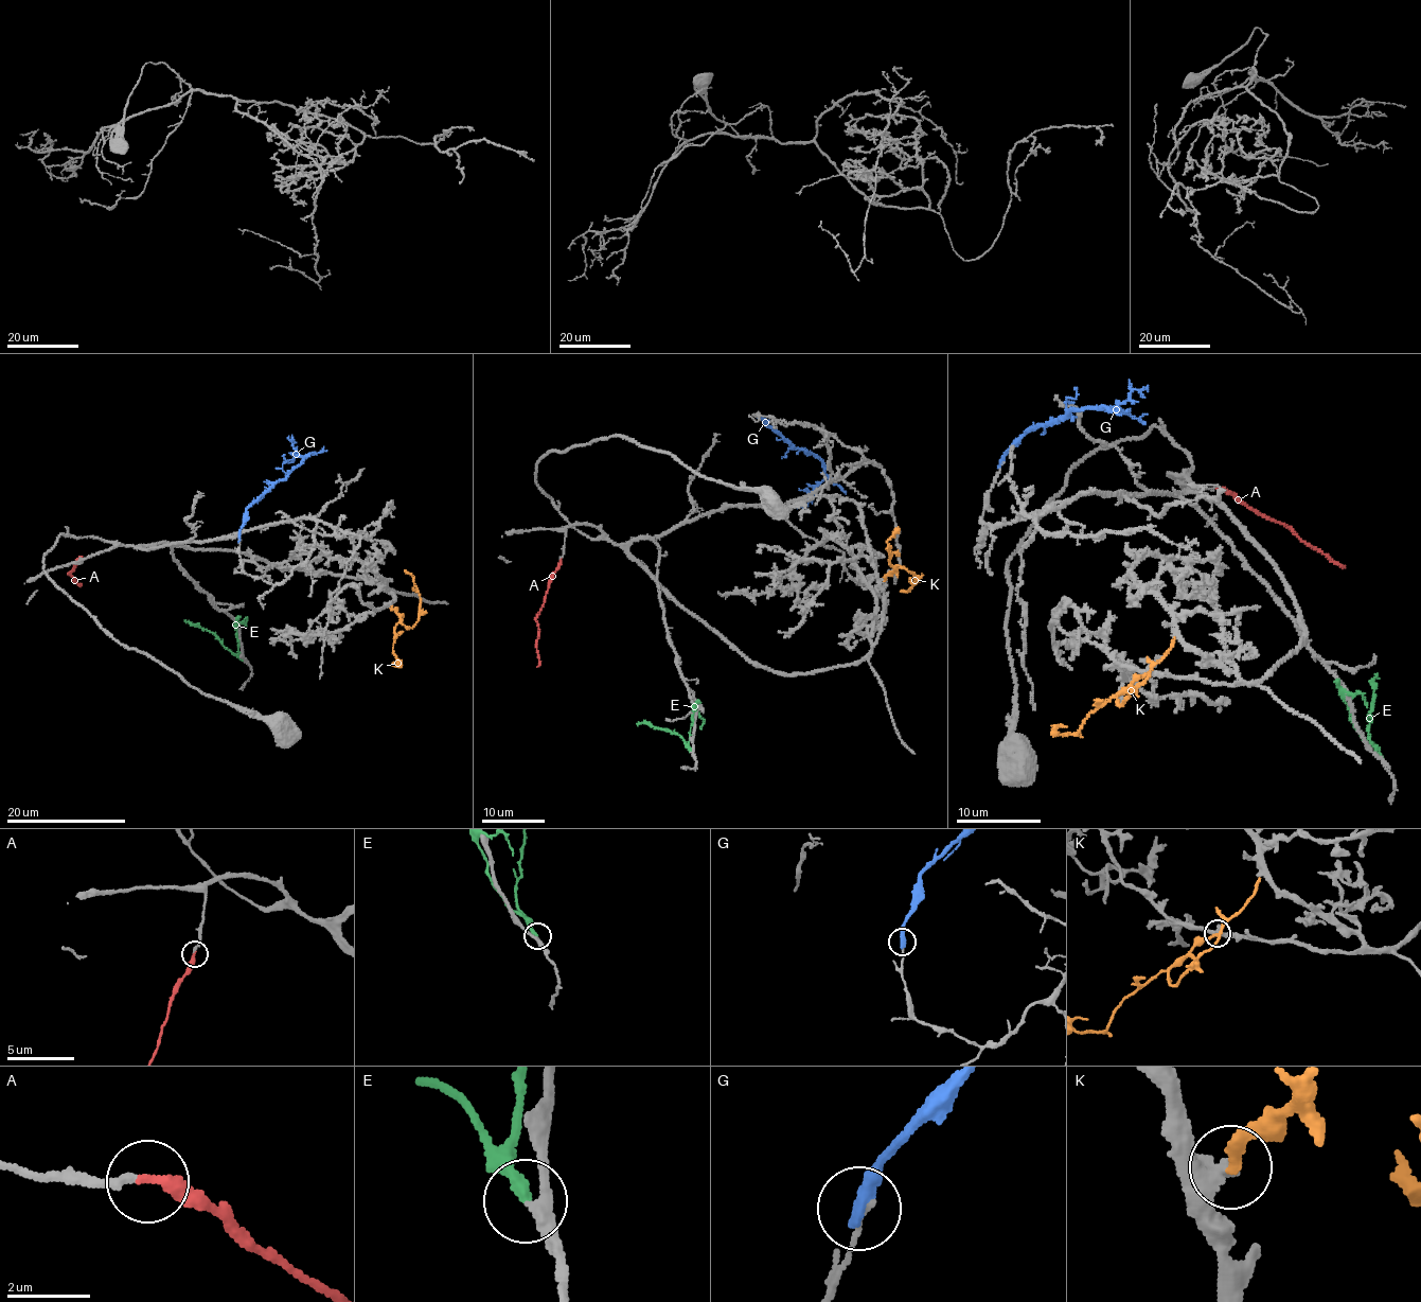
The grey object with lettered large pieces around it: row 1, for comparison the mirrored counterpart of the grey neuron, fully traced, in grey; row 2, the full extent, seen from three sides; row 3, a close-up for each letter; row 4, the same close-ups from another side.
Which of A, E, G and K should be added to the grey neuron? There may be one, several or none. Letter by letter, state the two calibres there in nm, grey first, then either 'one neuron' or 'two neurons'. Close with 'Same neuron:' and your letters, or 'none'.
A: calibres 170 and 320 nm; one neuron
E: calibres 260 and 300 nm; two neurons
G: calibres 110 and 380 nm; two neurons
K: calibres 420 and 240 nm; two neurons
Same neuron: A

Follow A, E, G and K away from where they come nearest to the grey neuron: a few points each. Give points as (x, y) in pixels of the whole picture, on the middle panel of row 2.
A: (561, 560), (536, 617), (536, 667)
E: (691, 752), (688, 745), (694, 710), (703, 721), (700, 728)
G: (757, 415), (765, 425), (823, 464), (824, 477), (809, 497), (807, 504), (798, 505), (797, 508)
K: (885, 579), (898, 565), (912, 574), (916, 583), (907, 592), (900, 591)

